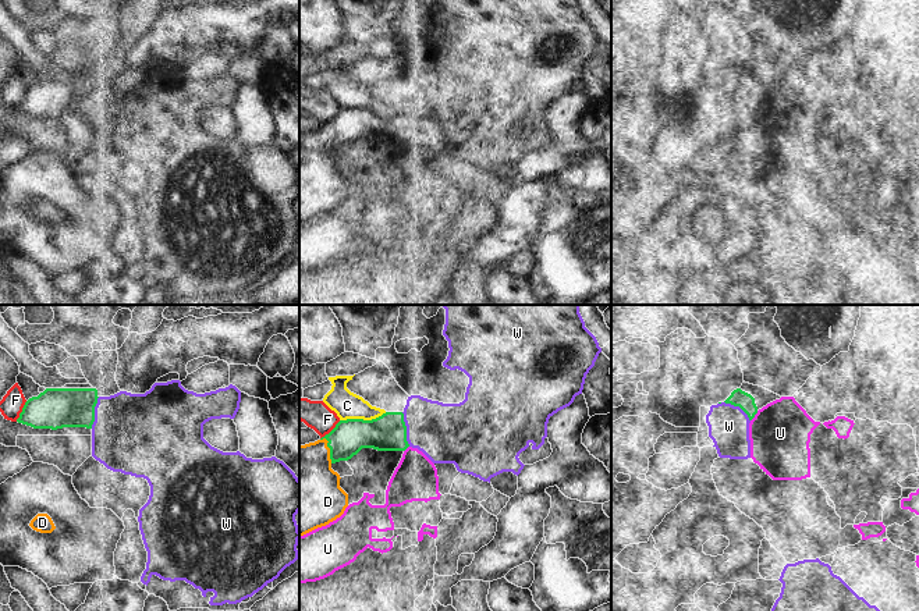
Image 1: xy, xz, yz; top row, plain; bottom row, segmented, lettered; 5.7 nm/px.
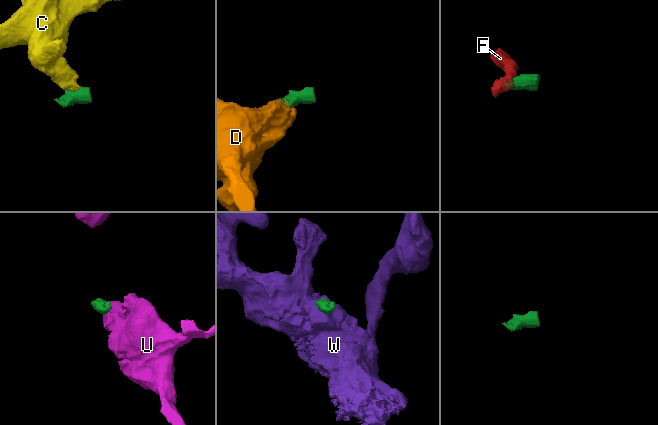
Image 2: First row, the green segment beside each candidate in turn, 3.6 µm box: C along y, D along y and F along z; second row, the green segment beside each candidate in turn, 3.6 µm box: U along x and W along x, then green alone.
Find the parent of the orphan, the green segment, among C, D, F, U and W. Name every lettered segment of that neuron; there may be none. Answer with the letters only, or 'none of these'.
D

